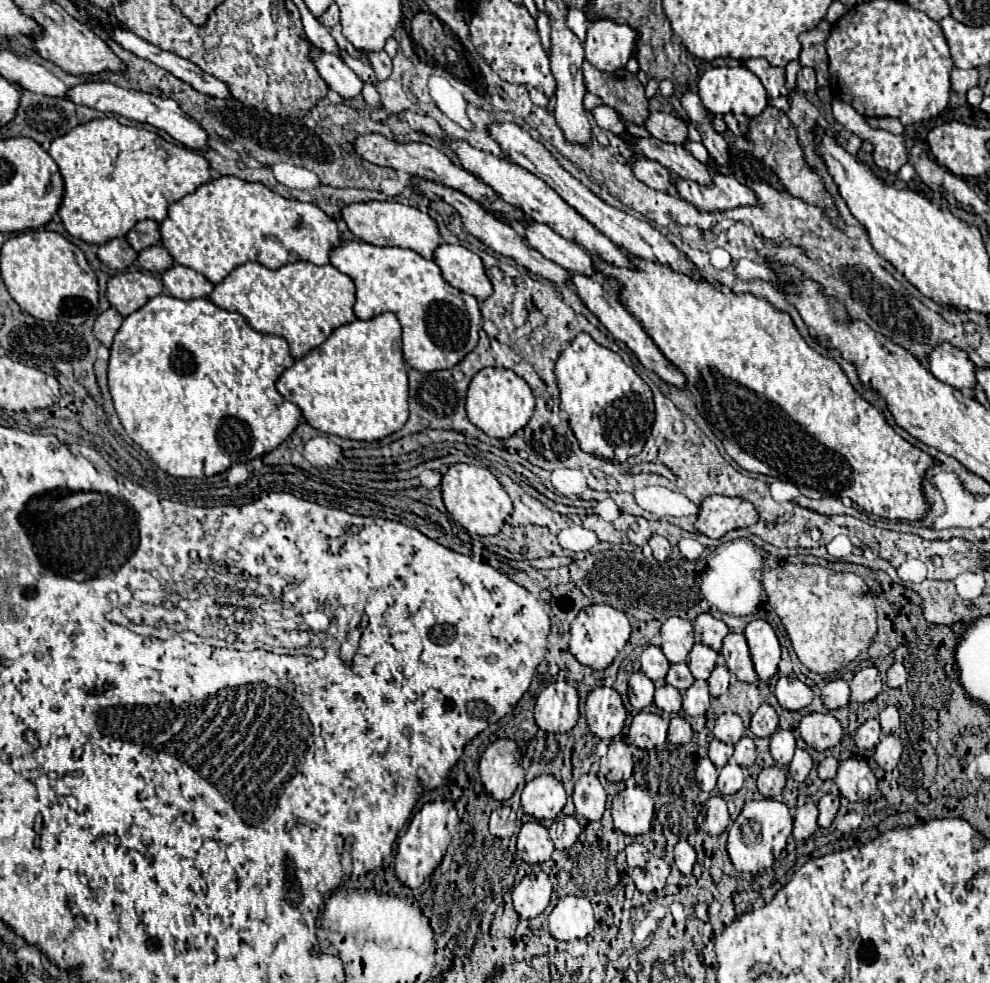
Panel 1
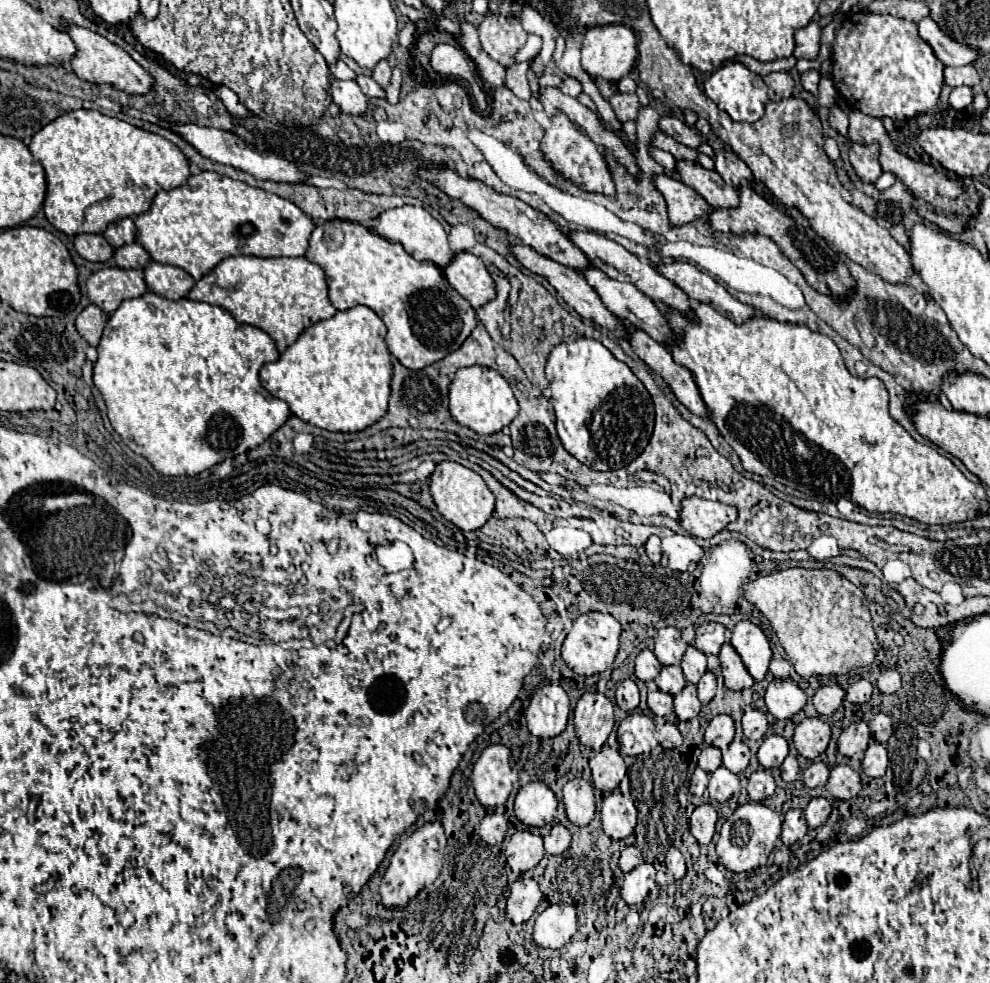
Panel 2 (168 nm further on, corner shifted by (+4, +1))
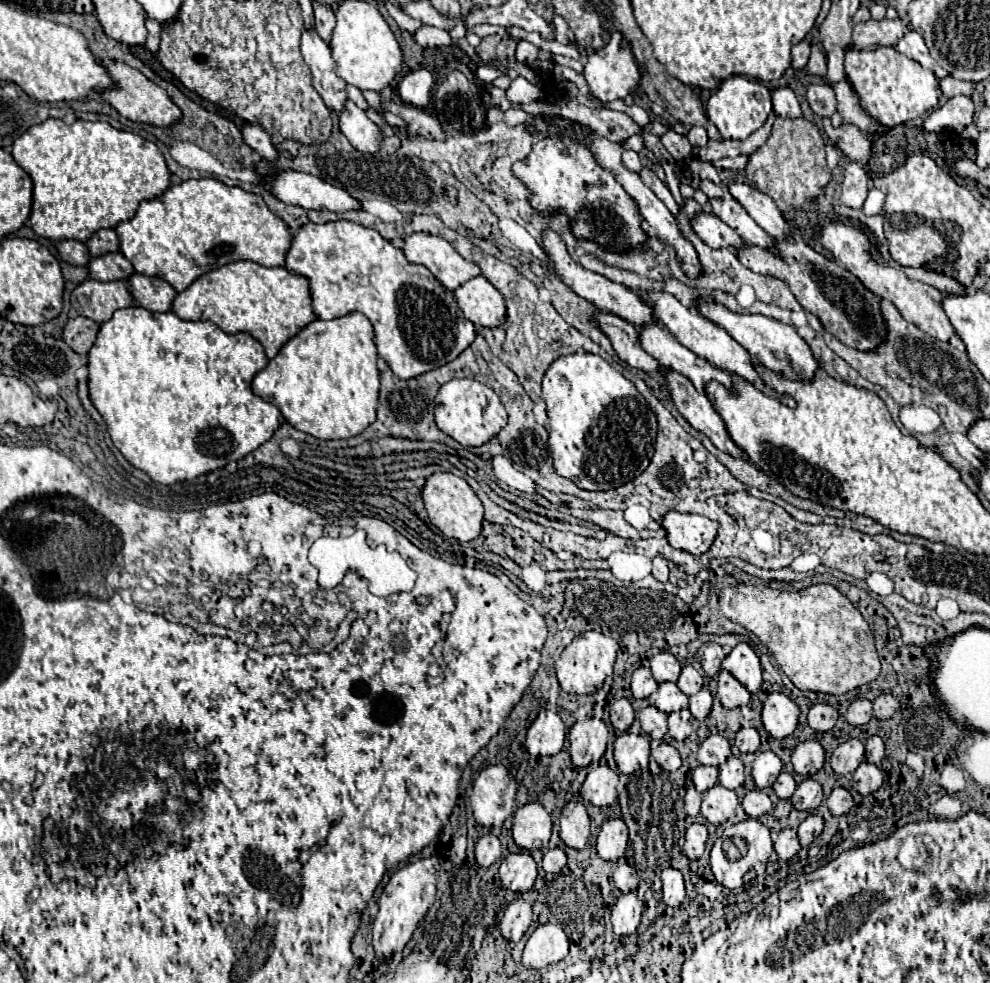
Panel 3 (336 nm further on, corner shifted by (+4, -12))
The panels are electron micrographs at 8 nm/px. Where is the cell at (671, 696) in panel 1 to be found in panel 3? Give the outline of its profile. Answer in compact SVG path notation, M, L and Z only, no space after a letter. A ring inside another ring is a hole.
M644 706L644 708L638 712L638 720L640 720L642 730L644 730L652 740L662 740L664 734L668 732L668 726L666 726L668 716L666 716L664 712L660 712L658 708L654 708L654 706Z

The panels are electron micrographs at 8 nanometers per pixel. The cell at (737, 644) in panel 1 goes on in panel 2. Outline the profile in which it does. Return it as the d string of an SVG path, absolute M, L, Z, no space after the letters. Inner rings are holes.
M724 643L720 649L720 665L722 665L722 675L724 675L724 685L732 691L740 691L746 687L752 687L754 679L750 677L746 665L742 663L740 655L730 643Z

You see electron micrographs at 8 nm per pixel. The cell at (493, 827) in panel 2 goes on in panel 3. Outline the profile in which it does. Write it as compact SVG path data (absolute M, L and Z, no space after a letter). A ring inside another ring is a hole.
M486 834L482 836L478 842L476 842L476 862L482 866L482 868L488 868L492 866L500 856L502 856L502 848L500 848L500 840L492 834Z

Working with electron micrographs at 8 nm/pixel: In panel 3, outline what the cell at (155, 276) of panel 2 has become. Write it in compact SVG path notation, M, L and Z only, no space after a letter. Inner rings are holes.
M132 274L128 280L128 288L136 304L150 312L168 312L172 306L172 300L176 296L176 290L160 280L160 278L150 278L144 274Z

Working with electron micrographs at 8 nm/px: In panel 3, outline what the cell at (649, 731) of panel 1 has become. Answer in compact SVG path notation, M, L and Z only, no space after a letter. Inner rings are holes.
M624 732L614 742L614 760L622 774L634 774L648 766L650 740L642 734Z

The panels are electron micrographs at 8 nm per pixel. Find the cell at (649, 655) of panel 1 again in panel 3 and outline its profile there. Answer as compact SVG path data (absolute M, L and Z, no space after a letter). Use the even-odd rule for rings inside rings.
M638 668L638 670L634 670L634 674L632 674L632 686L630 686L634 698L638 698L638 700L648 698L656 688L658 688L658 682L654 680L650 668Z

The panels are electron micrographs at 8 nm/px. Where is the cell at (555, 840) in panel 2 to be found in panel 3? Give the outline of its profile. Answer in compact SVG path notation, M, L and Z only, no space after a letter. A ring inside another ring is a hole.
M554 848L554 850L548 850L548 852L544 854L544 860L542 860L544 872L556 874L556 872L560 872L564 866L566 866L566 854L564 854L562 848Z

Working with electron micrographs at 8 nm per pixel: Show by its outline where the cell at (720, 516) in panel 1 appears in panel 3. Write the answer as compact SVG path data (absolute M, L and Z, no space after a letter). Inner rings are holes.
M668 512L662 516L662 528L666 530L666 540L672 548L690 554L704 554L716 538L718 524L700 514L678 514Z

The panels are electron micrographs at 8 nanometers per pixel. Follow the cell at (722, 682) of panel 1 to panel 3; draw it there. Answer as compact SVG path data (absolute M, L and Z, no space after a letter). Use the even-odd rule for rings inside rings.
M702 688L698 694L690 696L690 714L696 720L704 720L712 708L712 694L708 688Z

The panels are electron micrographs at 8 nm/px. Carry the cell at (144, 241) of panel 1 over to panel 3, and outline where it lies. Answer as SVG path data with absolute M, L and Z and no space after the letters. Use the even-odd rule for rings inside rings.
M98 230L86 240L86 248L92 256L102 256L106 252L118 250L118 236L114 230Z

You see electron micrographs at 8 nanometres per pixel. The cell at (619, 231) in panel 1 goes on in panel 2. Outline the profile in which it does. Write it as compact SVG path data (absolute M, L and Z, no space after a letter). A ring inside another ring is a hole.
M676 259L672 263L656 265L656 271L660 271L666 279L676 283L692 301L708 303L734 323L742 323L744 319L754 315L750 305L744 305L738 299L734 299L720 283L716 283L708 273L700 271L694 263Z

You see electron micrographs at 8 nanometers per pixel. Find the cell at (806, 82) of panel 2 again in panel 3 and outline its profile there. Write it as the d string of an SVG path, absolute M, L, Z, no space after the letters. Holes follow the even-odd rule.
M812 84L808 88L808 104L816 116L820 116L820 118L832 116L836 112L836 94L834 94L832 86L830 84L818 84L818 86Z

